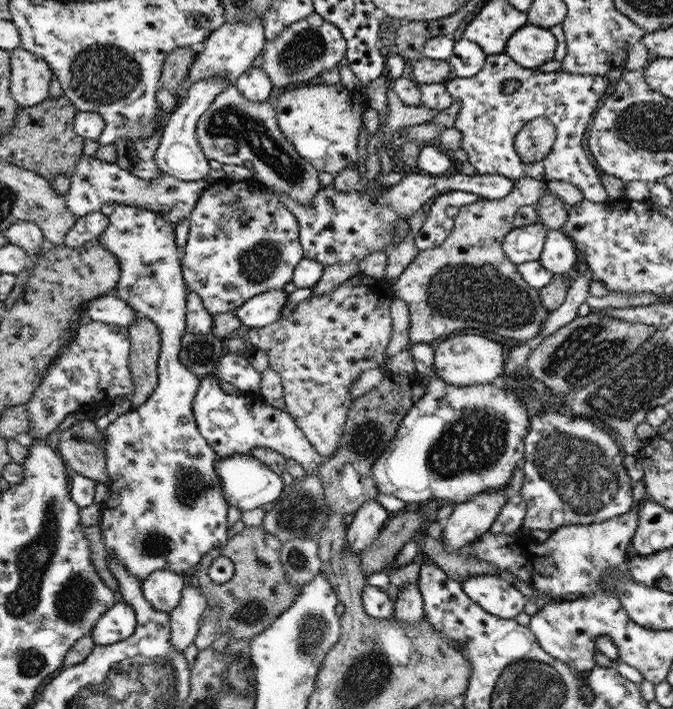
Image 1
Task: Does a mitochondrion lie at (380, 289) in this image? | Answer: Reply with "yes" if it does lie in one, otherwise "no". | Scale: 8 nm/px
no

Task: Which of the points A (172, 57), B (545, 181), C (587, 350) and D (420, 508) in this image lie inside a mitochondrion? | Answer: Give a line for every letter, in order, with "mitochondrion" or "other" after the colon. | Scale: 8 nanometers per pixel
A: other
B: other
C: mitochondrion
D: other

